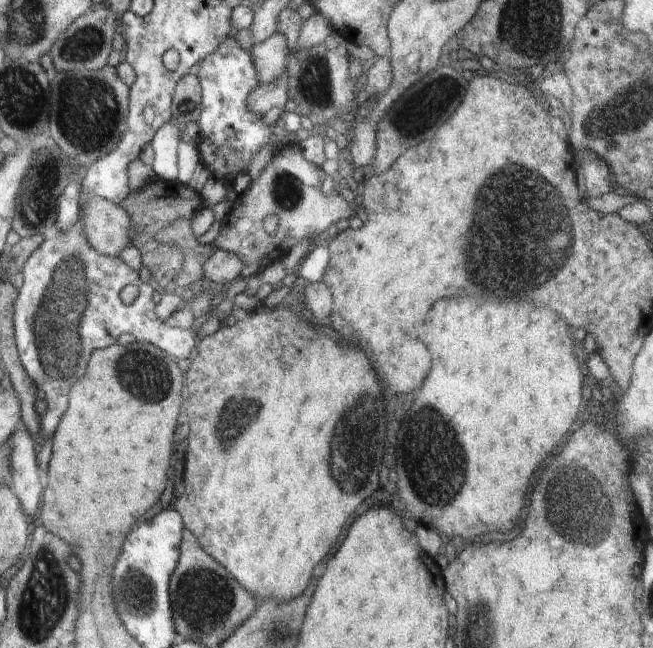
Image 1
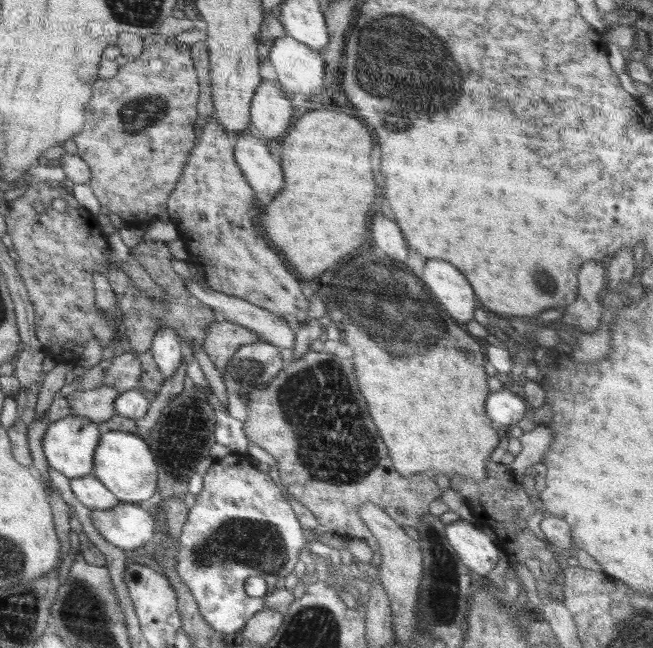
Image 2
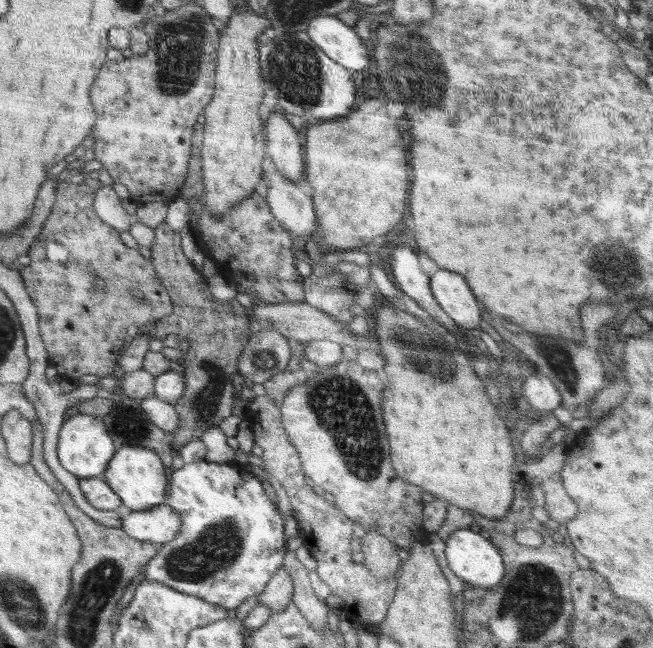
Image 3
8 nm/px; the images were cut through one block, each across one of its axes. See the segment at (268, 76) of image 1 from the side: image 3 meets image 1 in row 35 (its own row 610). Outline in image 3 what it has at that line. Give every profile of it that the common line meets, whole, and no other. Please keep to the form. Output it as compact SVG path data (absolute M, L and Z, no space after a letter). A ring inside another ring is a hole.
M284 565L278 567L278 571L272 575L272 579L268 581L266 588L262 593L257 596L258 603L262 603L270 609L272 612L282 612L291 603L293 597L293 584L292 578Z

